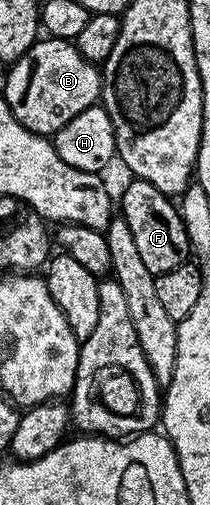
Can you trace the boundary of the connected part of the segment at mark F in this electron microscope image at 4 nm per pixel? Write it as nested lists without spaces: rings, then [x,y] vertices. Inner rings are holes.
[[[137,178],[131,181],[122,192],[121,217],[128,222],[128,230],[132,230],[132,239],[136,242],[136,250],[140,253],[144,266],[148,266],[148,270],[155,277],[168,274],[168,270],[176,270],[176,266],[187,263],[192,252],[182,215],[178,213],[177,203],[156,190],[152,182]]]

